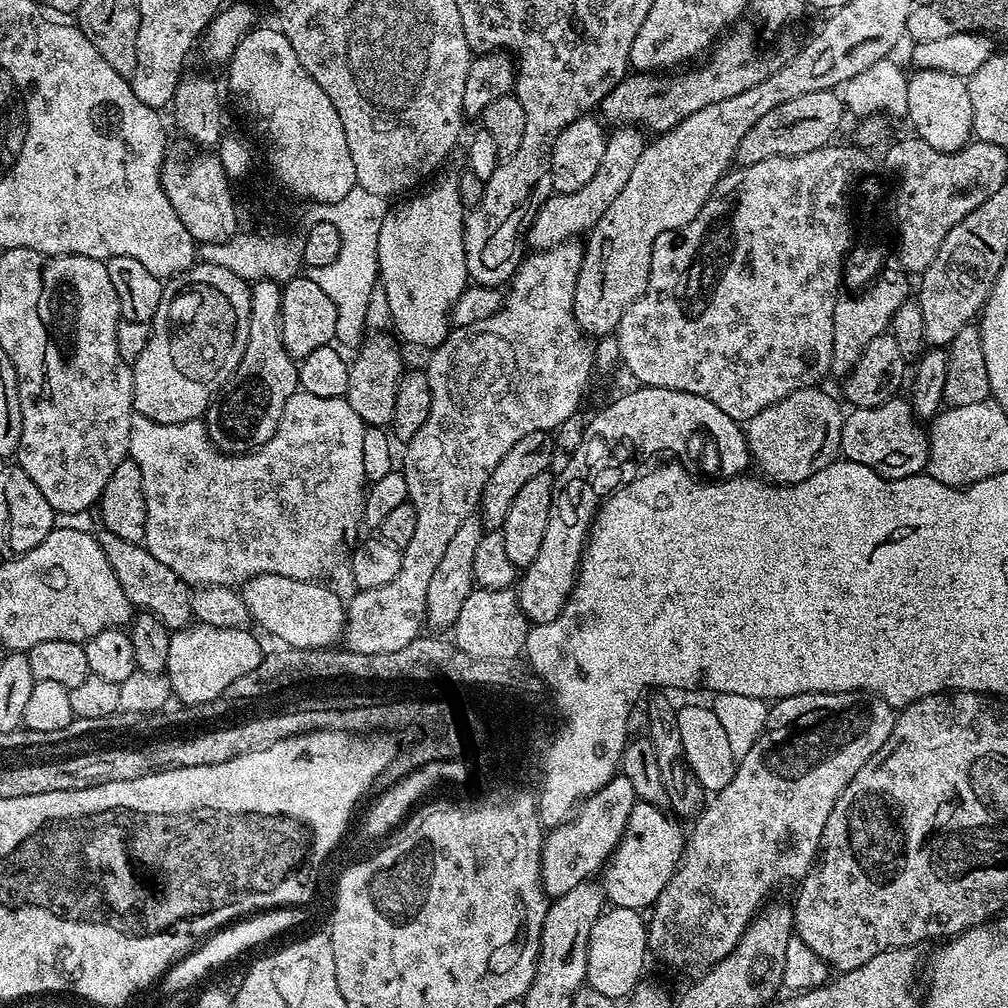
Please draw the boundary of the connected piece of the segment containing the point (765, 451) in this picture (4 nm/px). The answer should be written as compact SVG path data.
M813 386L794 390L794 394L786 394L786 398L774 402L774 406L766 406L766 410L747 420L748 451L755 467L757 464L769 481L797 484L810 478L810 474L818 474L818 470L830 466L841 455L845 413L840 412L841 401L822 389Z

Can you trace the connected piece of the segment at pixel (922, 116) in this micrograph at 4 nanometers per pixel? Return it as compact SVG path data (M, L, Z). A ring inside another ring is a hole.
M942 70L913 71L908 76L907 123L912 123L911 131L930 142L934 150L957 152L973 139L970 94L965 77L946 74Z

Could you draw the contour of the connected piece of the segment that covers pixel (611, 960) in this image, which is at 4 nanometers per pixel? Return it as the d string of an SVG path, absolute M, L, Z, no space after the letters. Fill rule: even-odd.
M609 907L600 913L594 922L594 930L590 930L586 962L587 987L598 990L598 994L606 994L606 998L611 1000L623 1001L636 989L637 984L641 983L644 956L648 955L648 929L645 917L635 908Z

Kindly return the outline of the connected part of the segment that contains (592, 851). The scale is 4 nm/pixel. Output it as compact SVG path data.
M617 774L610 782L606 782L606 786L602 786L602 790L587 796L571 818L545 835L540 877L549 897L555 898L566 894L566 890L574 890L574 886L585 883L595 877L592 876L595 872L597 875L603 869L612 851L619 846L636 803L638 801L634 786L630 786L630 778Z

